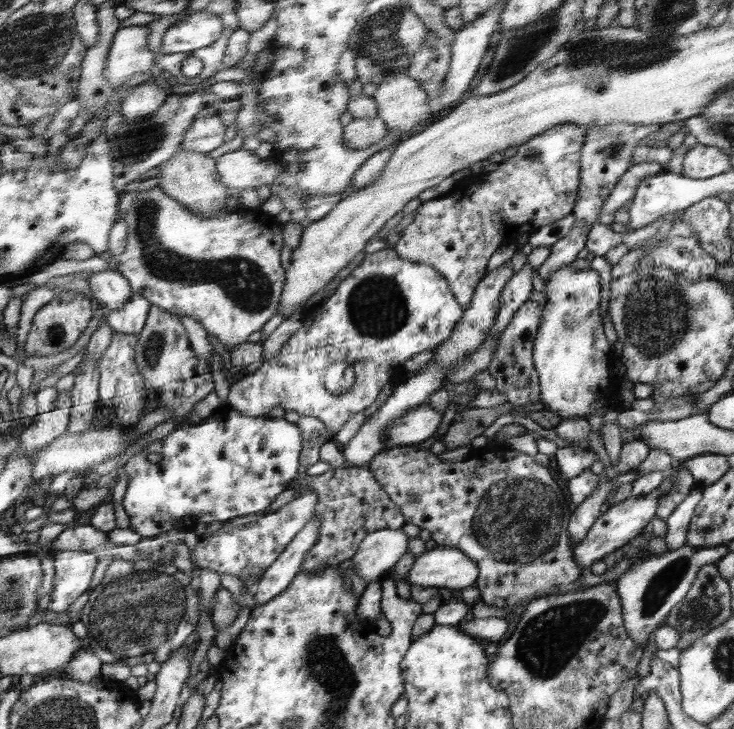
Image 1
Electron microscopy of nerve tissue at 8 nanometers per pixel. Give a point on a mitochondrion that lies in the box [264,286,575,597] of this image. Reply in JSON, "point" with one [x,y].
{"point":[517,519]}

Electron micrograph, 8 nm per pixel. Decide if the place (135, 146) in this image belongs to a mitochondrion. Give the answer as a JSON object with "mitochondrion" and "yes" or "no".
{"mitochondrion":"yes"}

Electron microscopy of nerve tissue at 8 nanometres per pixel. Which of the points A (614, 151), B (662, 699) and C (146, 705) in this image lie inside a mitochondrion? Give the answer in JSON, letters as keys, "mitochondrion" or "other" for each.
{"A":"mitochondrion","B":"other","C":"other"}

